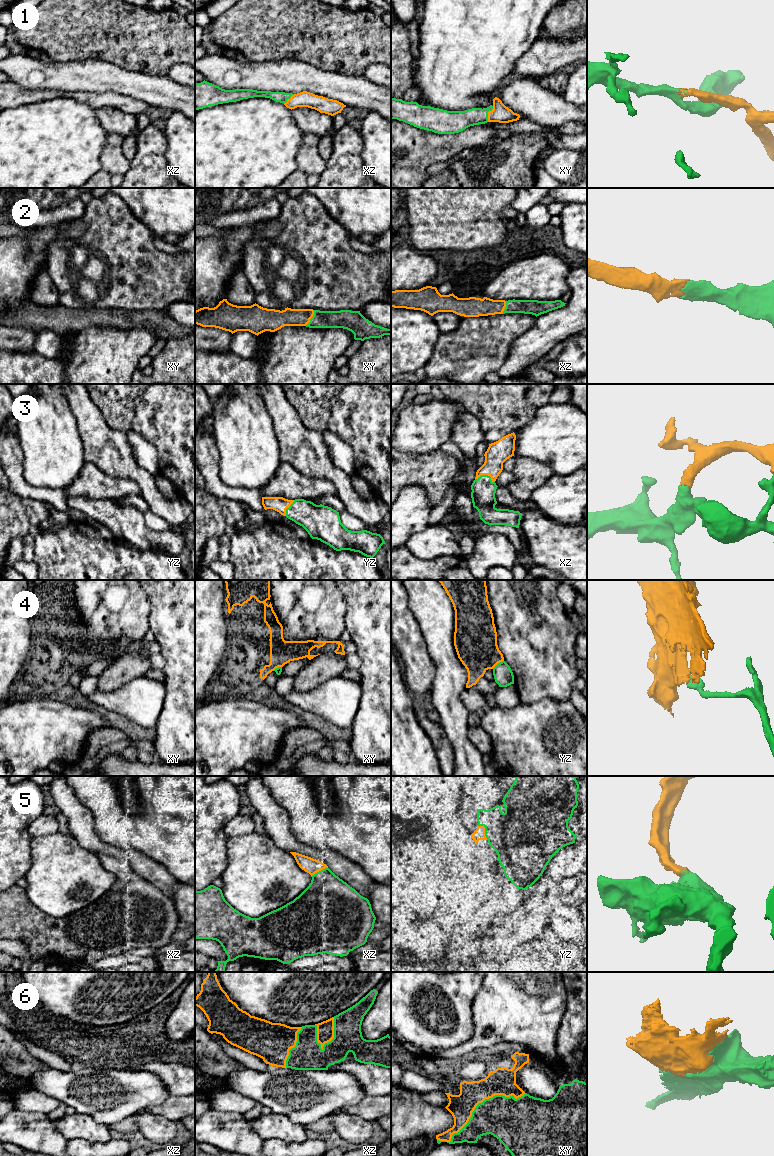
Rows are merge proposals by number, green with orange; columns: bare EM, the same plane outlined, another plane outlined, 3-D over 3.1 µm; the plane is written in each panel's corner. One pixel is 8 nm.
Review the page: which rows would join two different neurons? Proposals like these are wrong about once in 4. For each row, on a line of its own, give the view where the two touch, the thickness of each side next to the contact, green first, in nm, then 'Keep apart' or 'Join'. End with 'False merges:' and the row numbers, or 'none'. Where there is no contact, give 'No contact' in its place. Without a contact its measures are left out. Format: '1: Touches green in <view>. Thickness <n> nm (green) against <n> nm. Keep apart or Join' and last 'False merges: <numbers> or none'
1: Touches green in xy. Thickness 170 nm (green) against 140 nm. Join
2: Touches green in xy. Thickness 140 nm (green) against 140 nm. Join
3: Touches green in xz. Thickness 190 nm (green) against 180 nm. Join
4: Touches green in yz. Thickness 160 nm (green) against 340 nm. Keep apart
5: Touches green in yz. Thickness 400 nm (green) against 90 nm. Join
6: Touches green in xy. Thickness 340 nm (green) against 200 nm. Join
False merges: 4

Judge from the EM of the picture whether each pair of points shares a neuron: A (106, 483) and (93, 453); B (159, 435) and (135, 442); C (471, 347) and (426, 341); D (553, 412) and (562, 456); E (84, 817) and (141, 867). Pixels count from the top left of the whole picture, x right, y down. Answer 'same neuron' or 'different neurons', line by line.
A: different neurons
B: different neurons
C: different neurons
D: same neuron
E: same neuron

